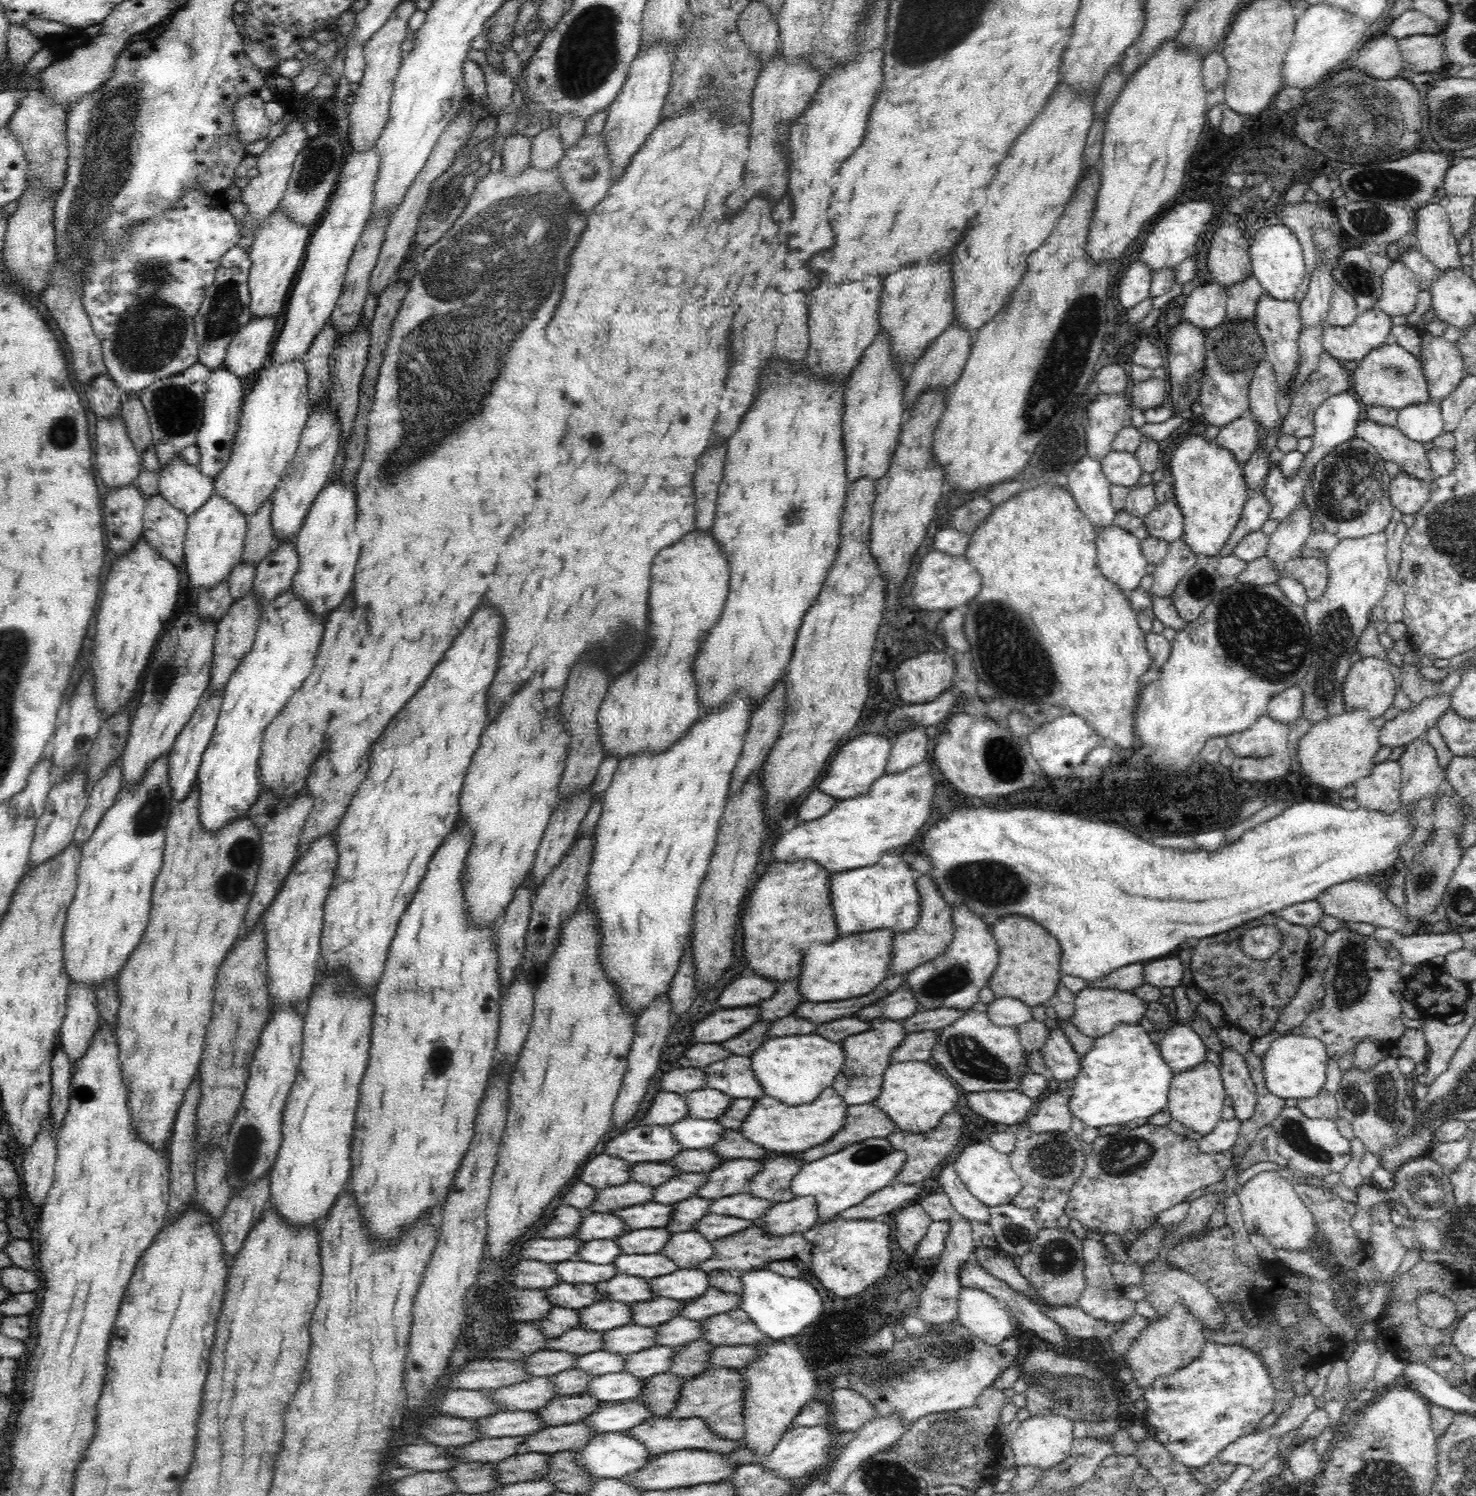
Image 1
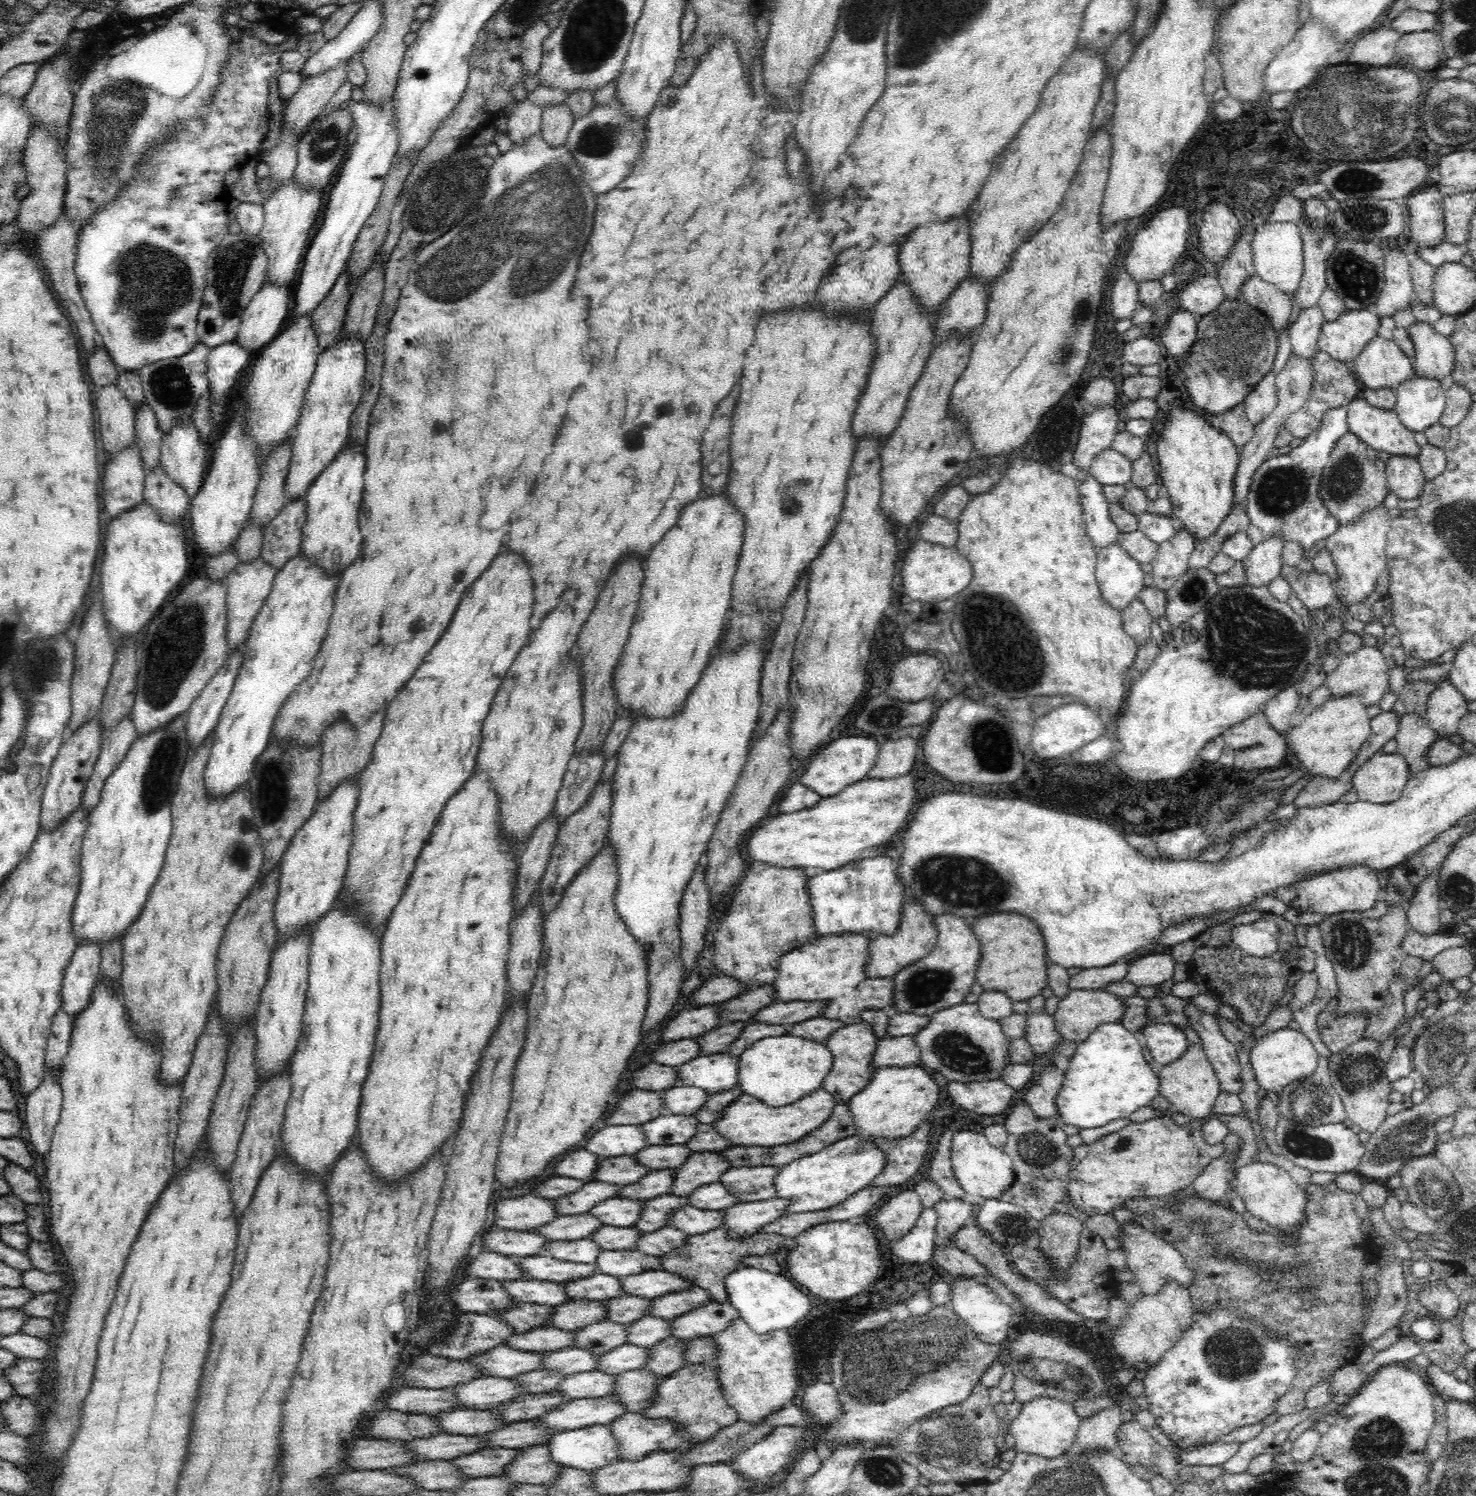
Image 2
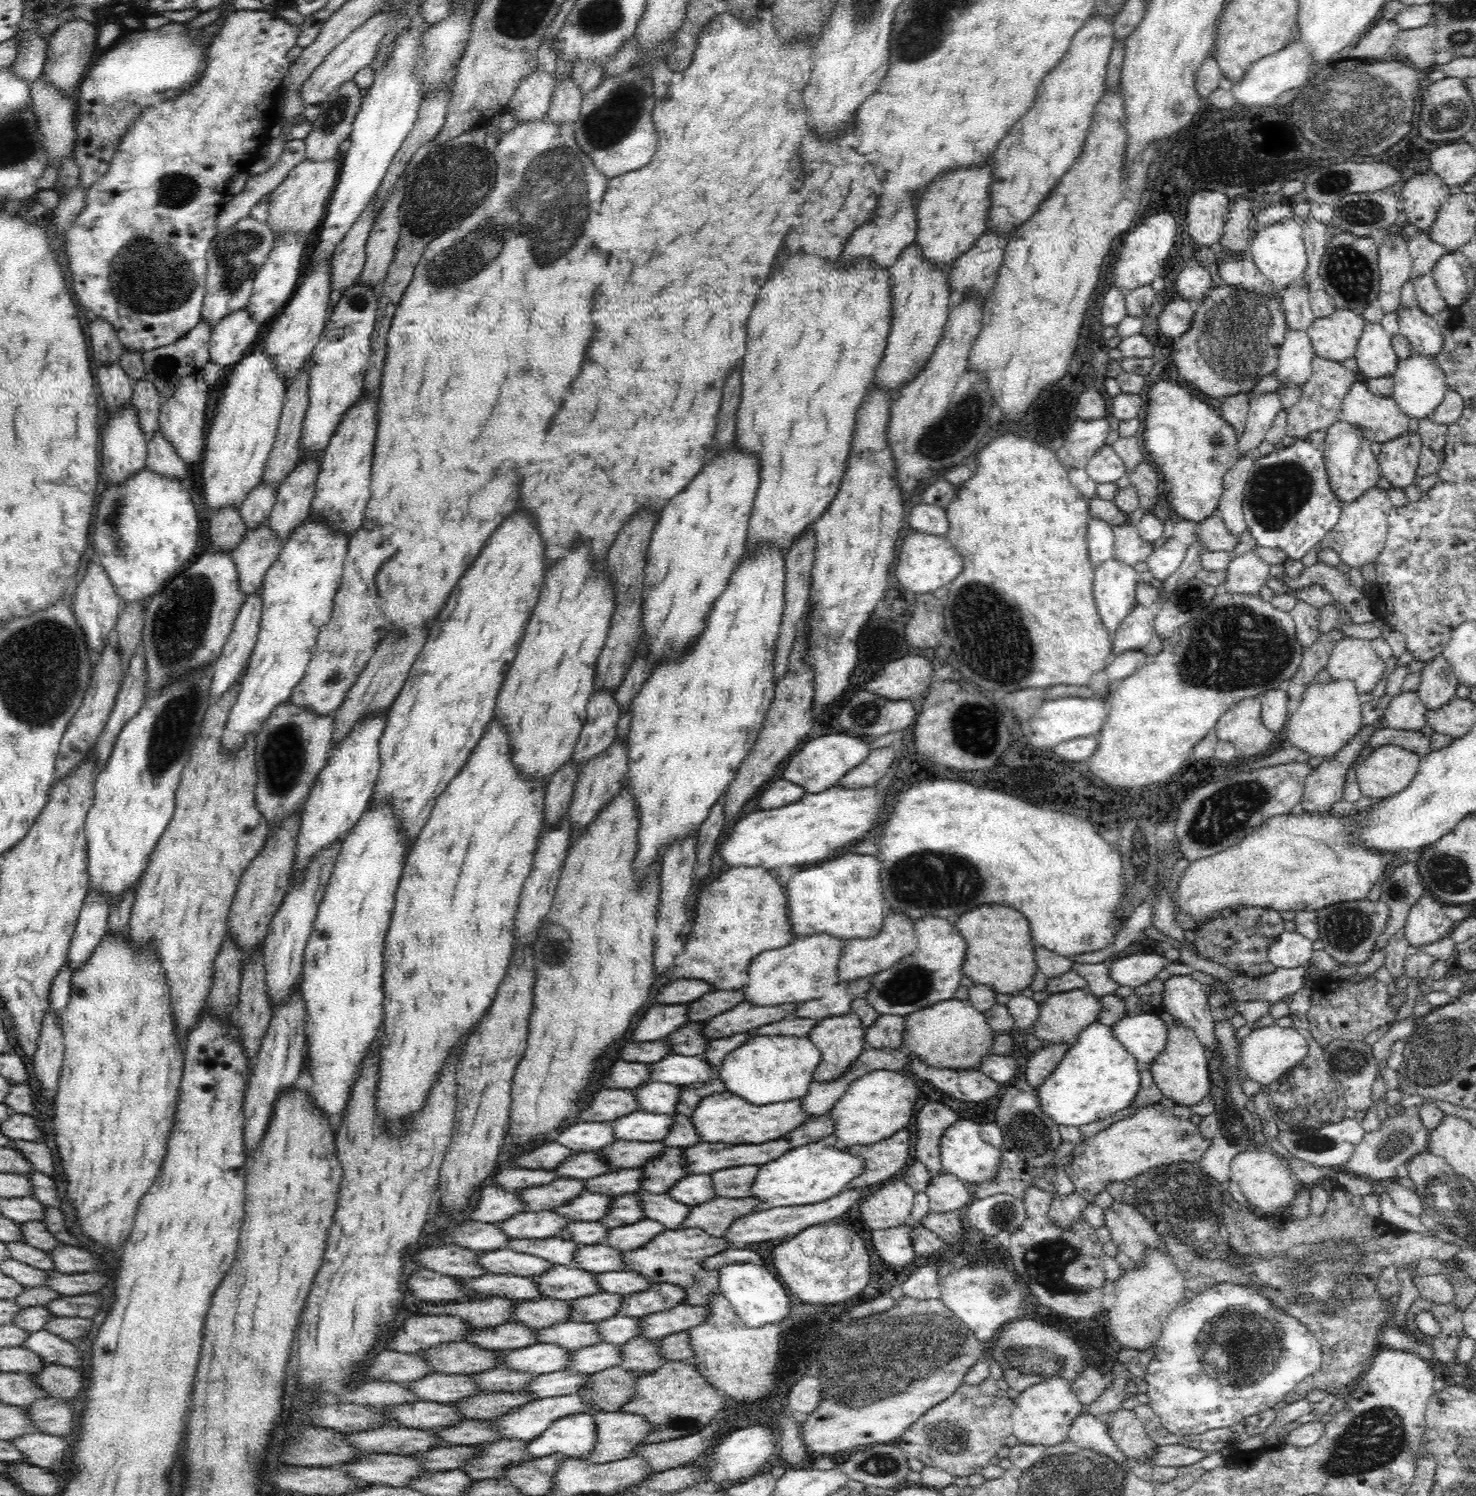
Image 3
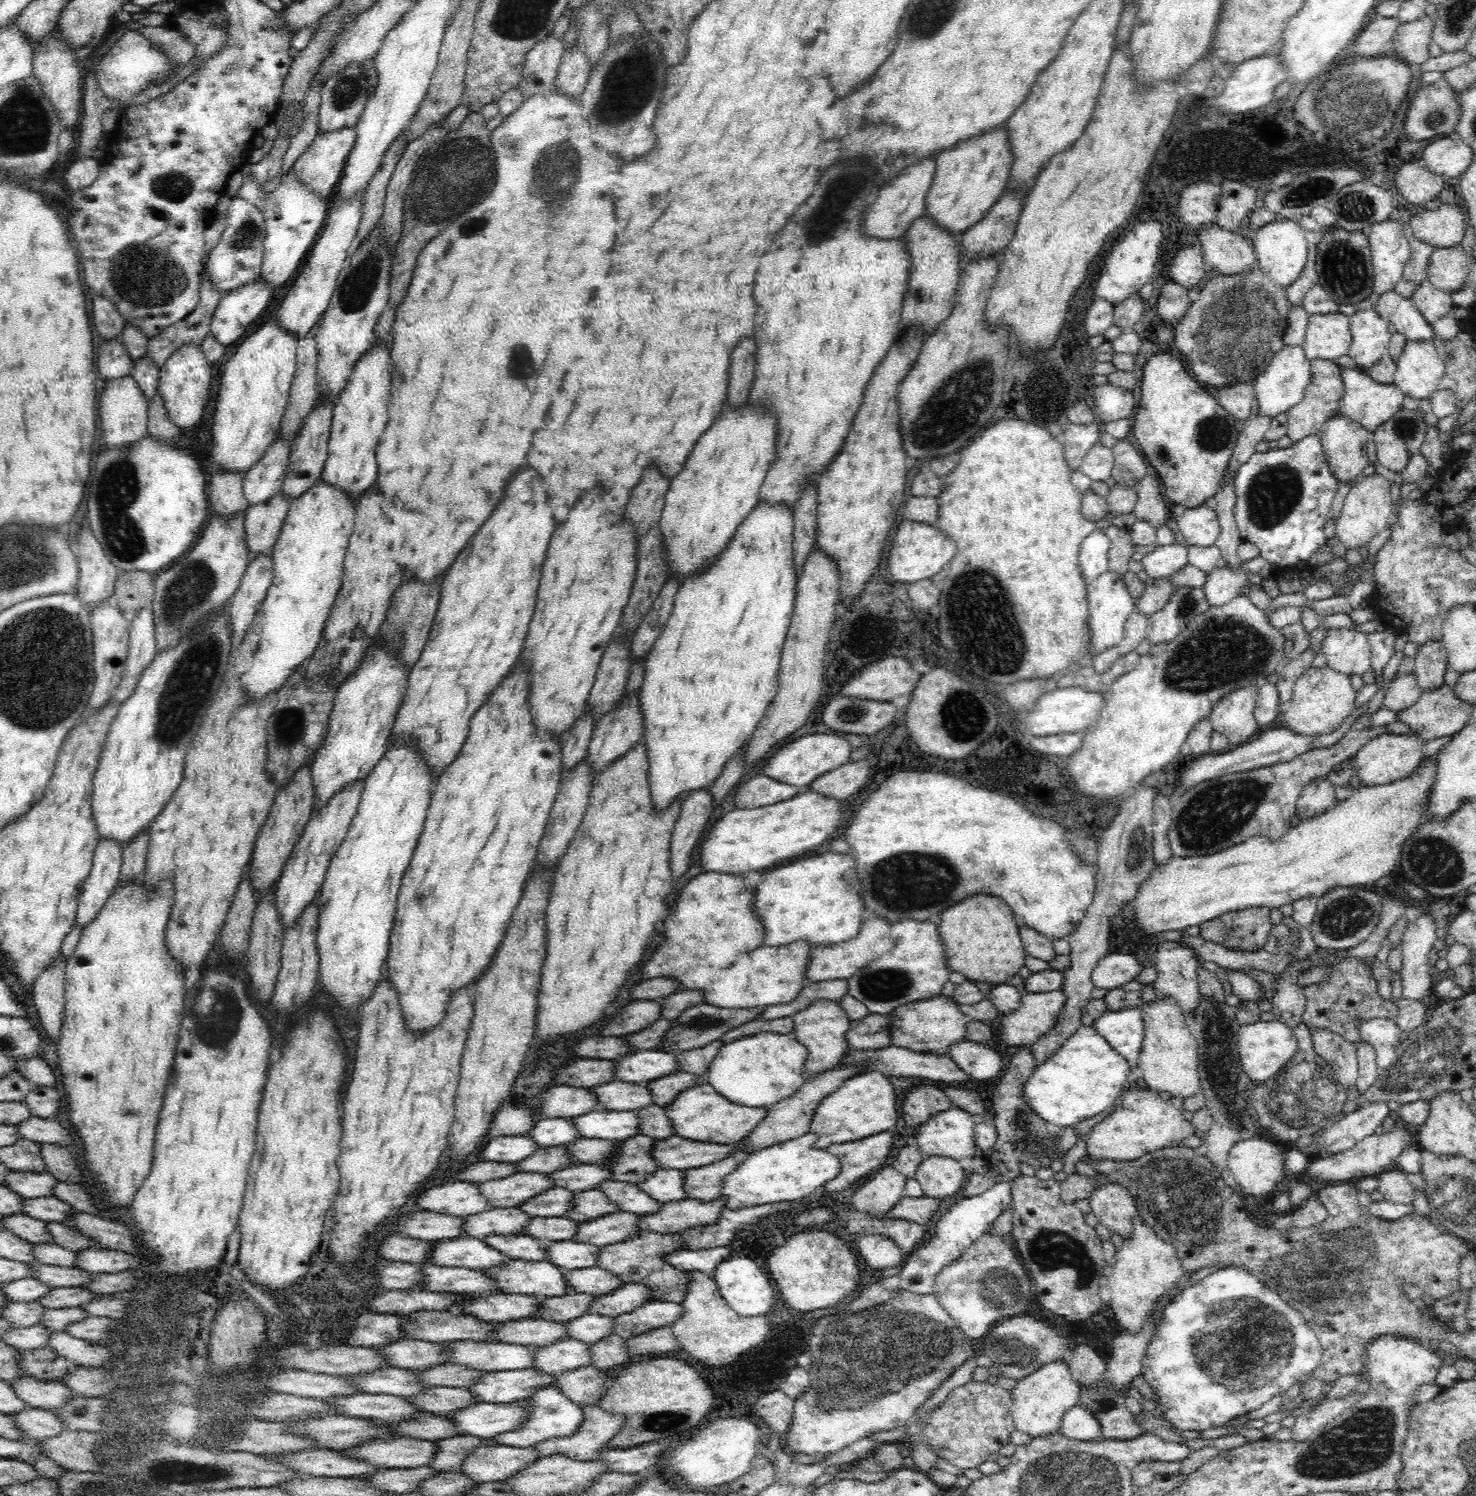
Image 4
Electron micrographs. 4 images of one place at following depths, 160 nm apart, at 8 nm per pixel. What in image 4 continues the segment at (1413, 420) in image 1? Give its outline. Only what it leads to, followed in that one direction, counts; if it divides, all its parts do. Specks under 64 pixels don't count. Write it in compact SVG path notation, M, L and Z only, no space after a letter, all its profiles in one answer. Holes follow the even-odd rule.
M1433 339L1422 342L1408 341L1397 362L1394 384L1405 394L1418 401L1429 399L1437 392L1440 379L1445 377L1446 366L1437 355Z

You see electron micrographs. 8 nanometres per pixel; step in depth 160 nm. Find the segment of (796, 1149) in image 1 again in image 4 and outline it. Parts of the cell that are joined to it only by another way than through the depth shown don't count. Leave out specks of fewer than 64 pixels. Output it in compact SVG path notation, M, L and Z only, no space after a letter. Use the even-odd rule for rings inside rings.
M710 1083L694 1085L679 1092L676 1102L664 1107L676 1135L698 1142L733 1145L742 1142L760 1124L768 1108L741 1106L718 1094Z

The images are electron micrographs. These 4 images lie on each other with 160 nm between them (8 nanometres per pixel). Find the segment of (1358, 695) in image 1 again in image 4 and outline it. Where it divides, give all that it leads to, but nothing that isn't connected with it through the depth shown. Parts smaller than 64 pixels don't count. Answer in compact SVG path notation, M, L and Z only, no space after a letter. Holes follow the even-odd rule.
M1350 628L1330 629L1321 644L1327 665L1348 676L1372 670L1370 650L1368 633Z

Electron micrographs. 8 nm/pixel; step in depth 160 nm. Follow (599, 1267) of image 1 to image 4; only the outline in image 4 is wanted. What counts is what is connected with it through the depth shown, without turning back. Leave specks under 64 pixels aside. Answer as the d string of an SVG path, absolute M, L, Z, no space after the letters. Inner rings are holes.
M472 1237L429 1241L429 1253L427 1254L427 1262L430 1264L478 1271L498 1266L510 1259L512 1258L486 1246L482 1239Z

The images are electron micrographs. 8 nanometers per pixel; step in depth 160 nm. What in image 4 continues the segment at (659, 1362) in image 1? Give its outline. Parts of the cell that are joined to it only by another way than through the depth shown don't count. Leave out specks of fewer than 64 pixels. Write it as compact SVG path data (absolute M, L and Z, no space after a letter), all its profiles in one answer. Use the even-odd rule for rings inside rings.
M562 1338L552 1346L538 1347L534 1352L533 1370L560 1376L570 1370L590 1366L590 1345Z

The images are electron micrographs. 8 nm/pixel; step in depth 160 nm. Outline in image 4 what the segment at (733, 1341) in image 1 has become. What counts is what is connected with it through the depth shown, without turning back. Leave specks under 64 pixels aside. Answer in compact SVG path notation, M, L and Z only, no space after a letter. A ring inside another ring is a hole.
M652 1299L640 1308L614 1318L614 1334L622 1339L640 1336L644 1332L672 1326L684 1312L682 1304Z

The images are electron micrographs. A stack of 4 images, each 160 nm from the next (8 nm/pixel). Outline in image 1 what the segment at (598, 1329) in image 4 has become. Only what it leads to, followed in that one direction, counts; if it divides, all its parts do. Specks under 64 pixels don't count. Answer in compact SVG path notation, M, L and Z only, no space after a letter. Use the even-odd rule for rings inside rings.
M681 1315L676 1316L676 1318L670 1318L666 1324L656 1326L654 1331L658 1333L656 1339L658 1345L676 1348L690 1344L693 1340L698 1340L704 1335L704 1329L700 1327L698 1321Z

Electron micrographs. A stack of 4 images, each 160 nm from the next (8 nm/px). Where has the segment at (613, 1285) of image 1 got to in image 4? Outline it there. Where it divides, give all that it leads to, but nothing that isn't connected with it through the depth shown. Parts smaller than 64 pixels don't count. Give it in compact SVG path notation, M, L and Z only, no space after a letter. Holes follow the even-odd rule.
M510 1259L479 1271L491 1276L502 1293L531 1295L536 1298L556 1298L572 1293L564 1278L564 1269L547 1260L536 1262Z

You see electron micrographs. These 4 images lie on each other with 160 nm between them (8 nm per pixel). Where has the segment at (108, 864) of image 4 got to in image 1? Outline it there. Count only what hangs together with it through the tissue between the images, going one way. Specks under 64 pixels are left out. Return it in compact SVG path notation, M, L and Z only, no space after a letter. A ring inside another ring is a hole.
M69 983L67 994L67 1009L64 1015L64 1020L61 1026L60 1045L66 1049L68 1059L73 1073L75 1069L75 1062L84 1056L88 1045L92 1040L94 1031L99 1027L98 1022L98 1007L97 1007L97 993L94 992L94 987L90 983Z

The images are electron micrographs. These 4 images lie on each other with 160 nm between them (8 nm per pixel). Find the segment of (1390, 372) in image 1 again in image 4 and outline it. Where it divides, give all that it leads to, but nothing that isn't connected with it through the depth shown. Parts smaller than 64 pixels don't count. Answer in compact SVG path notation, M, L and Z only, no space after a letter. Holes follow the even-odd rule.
M1375 308L1358 310L1349 316L1352 344L1348 355L1358 366L1368 369L1380 362L1380 358L1389 355L1388 344L1392 336L1389 323Z

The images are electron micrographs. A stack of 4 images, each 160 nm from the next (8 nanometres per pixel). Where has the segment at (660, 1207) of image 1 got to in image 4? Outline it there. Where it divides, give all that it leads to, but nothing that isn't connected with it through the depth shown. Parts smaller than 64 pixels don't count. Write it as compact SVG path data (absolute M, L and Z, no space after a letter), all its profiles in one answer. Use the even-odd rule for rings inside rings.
M555 1186L540 1194L535 1194L517 1207L532 1217L565 1217L565 1214L571 1209L569 1204L572 1199L572 1191Z

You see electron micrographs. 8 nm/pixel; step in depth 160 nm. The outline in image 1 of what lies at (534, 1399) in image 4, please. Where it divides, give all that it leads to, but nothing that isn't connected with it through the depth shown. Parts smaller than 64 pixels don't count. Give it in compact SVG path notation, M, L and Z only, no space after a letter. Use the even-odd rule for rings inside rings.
M598 1433L584 1450L575 1453L573 1461L598 1479L621 1479L652 1459L644 1444L626 1434Z

